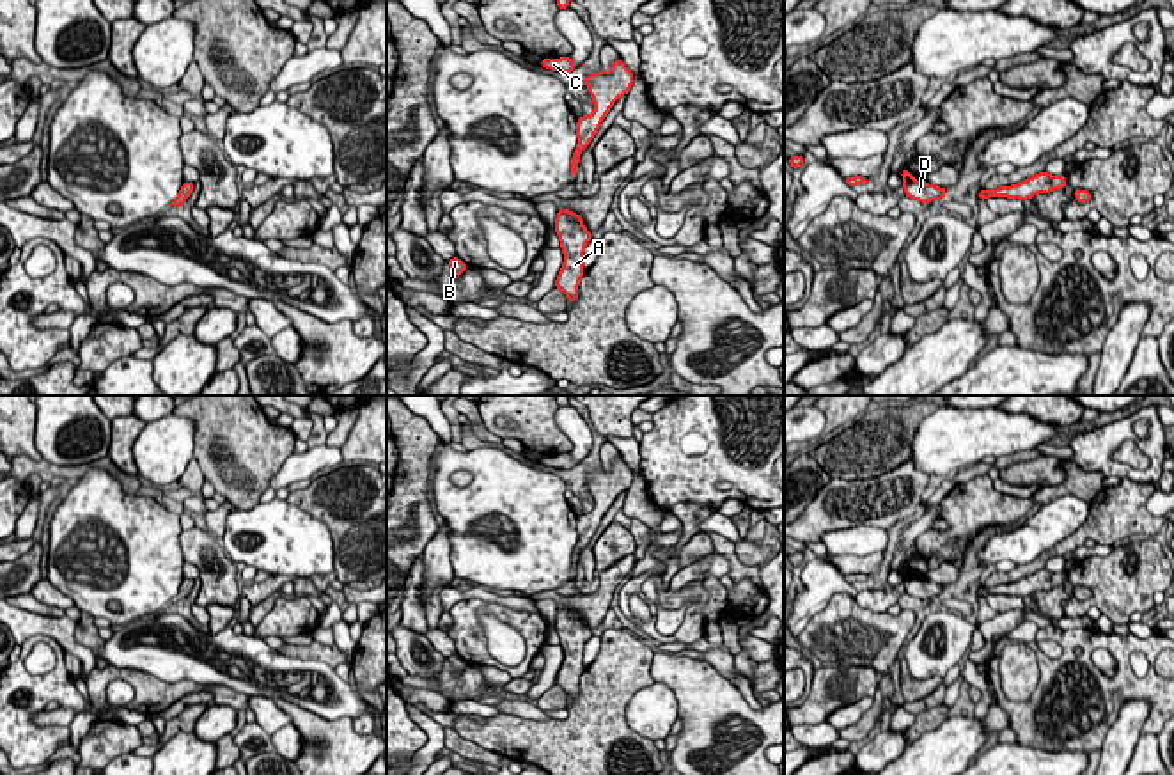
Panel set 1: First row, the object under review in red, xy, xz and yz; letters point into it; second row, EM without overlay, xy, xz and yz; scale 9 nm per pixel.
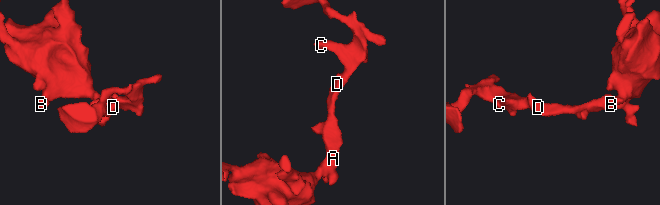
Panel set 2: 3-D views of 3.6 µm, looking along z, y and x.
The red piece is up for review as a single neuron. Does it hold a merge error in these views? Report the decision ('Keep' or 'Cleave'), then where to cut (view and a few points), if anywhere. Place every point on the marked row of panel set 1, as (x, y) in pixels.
Keep. No split

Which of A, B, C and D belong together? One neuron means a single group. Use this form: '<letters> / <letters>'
A B C D

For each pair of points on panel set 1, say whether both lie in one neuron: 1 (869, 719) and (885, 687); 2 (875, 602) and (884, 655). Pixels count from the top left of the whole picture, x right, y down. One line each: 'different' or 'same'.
1: same
2: different

